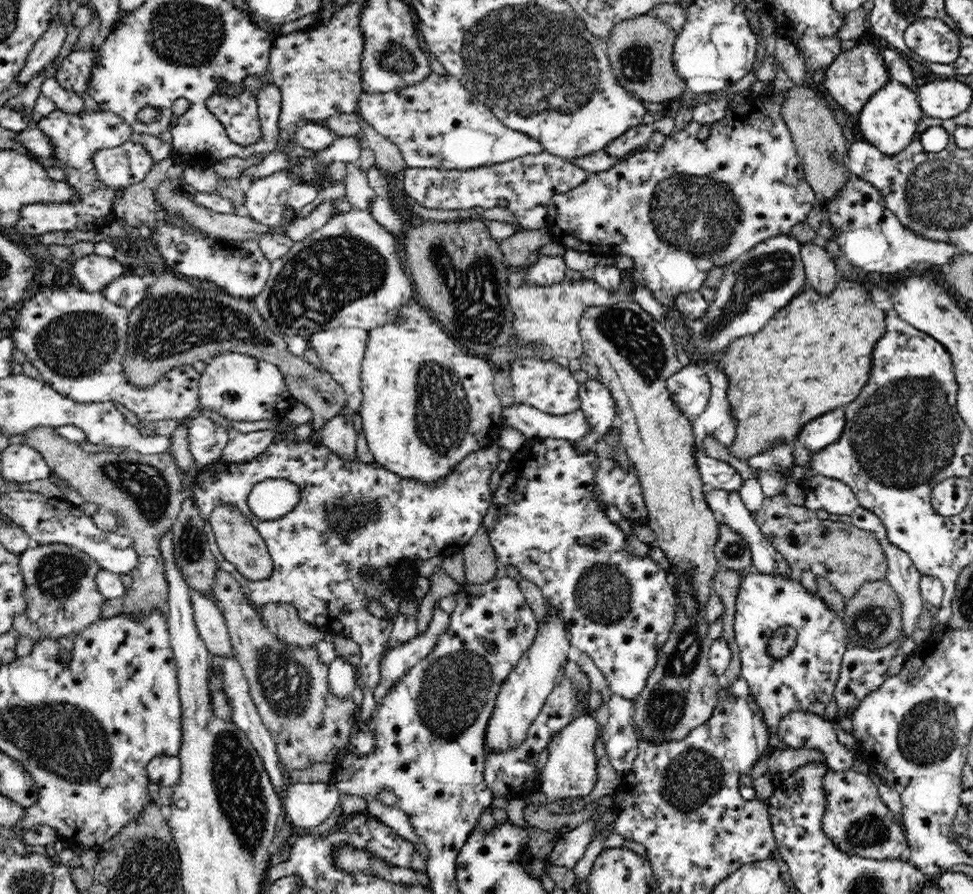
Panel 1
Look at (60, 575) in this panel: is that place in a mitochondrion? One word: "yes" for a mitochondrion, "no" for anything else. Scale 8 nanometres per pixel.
yes

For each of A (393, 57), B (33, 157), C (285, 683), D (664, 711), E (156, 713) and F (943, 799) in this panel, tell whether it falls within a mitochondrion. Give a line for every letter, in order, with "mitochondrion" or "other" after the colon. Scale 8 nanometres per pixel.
A: mitochondrion
B: other
C: mitochondrion
D: mitochondrion
E: other
F: other

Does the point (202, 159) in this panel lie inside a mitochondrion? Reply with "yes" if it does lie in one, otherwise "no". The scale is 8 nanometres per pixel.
no

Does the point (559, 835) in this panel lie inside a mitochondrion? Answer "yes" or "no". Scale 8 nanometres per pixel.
no

